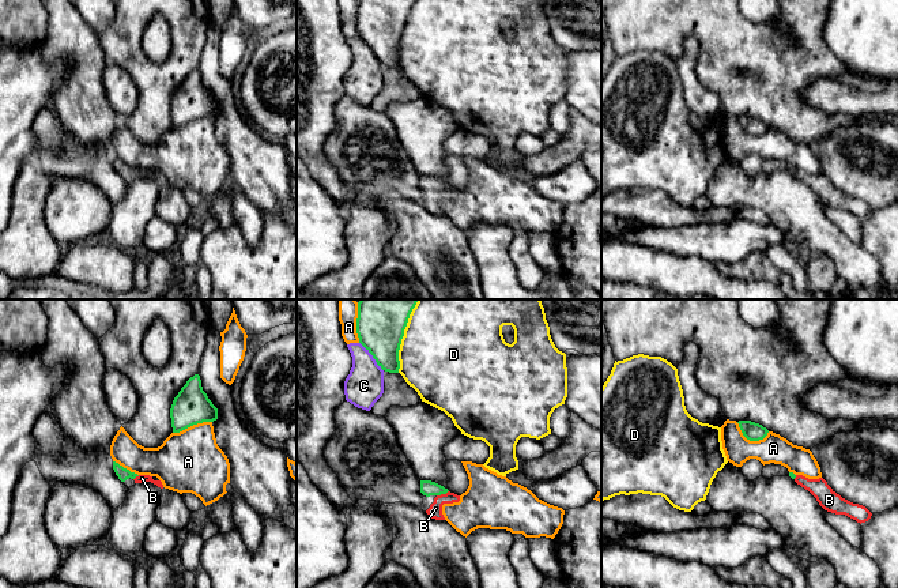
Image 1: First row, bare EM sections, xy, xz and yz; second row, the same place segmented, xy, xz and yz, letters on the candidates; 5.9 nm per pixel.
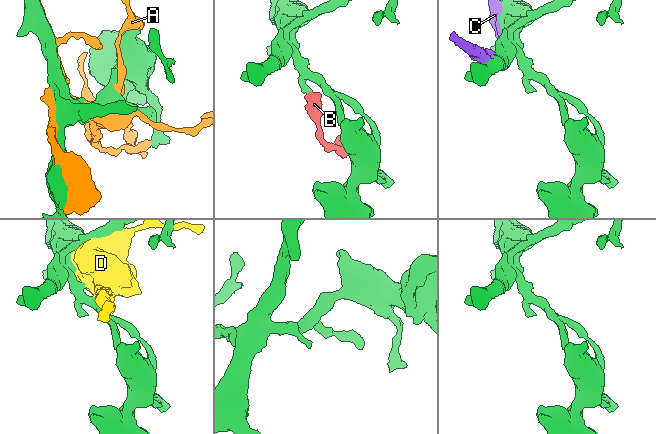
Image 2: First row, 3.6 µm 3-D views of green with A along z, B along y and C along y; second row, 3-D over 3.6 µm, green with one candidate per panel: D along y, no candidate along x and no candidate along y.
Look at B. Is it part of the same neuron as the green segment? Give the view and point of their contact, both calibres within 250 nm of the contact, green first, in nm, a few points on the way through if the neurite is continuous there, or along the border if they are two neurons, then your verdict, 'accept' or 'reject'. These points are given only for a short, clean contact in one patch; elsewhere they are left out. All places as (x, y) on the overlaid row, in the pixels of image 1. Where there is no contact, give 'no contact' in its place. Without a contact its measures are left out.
meets green in xz at (442, 493); 90 nm thick on the green side, 80 nm on the other; runs through xz (427, 487), (442, 493), (436, 508); accept

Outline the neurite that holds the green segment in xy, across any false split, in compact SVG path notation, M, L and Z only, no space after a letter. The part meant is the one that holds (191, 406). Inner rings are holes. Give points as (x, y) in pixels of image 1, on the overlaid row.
M199 374L190 377L174 397L170 408L173 433L218 419L218 408L203 391Z

